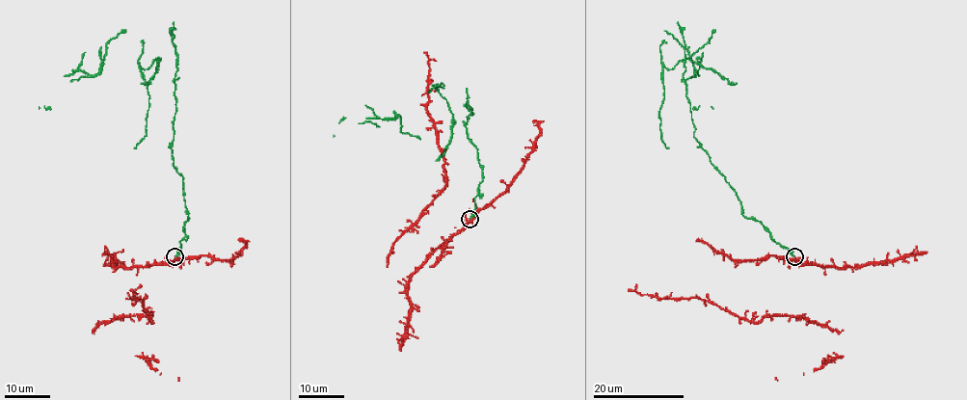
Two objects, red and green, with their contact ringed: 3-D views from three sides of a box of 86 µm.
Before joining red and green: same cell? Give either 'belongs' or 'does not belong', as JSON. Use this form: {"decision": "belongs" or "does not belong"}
{"decision": "does not belong"}

